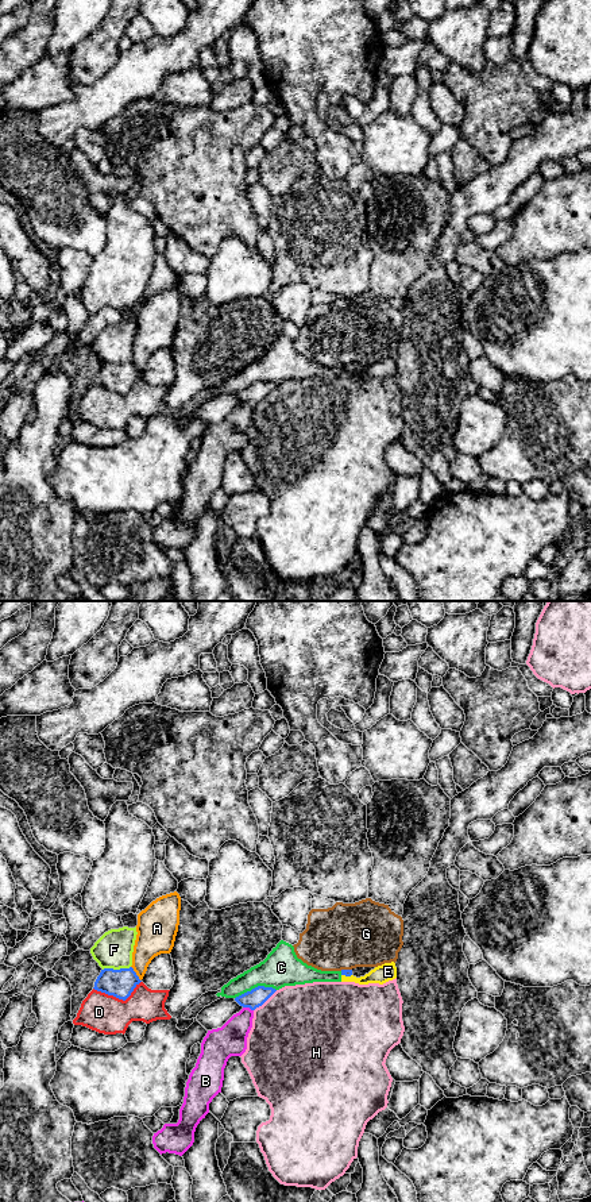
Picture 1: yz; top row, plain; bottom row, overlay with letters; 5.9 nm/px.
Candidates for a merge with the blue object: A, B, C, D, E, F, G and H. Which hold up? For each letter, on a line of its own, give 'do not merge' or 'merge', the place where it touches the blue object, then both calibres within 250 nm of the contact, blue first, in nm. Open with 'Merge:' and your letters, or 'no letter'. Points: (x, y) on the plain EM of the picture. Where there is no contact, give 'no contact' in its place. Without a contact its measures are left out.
Merge: no letter
A: do not merge; meets blue in yz at (135, 369); 170 nm thick on the blue side, 200 nm on the other
B: do not merge; meets blue in yz at (248, 401); 110 nm thick on the blue side, 190 nm on the other
C: do not merge; meets blue in yz at (255, 382); 110 nm thick on the blue side, 220 nm on the other
D: do not merge; meets blue in yz at (118, 392); 170 nm thick on the blue side, 220 nm on the other
E: do not merge; meets blue in yz at (347, 370); 50 nm thick on the blue side, 110 nm on the other
F: do not merge; meets blue in yz at (116, 365); 170 nm thick on the blue side, 220 nm on the other
G: do not merge; meets blue in yz at (346, 365); 50 nm thick on the blue side, 400 nm on the other
H: do not merge; meets blue in yz at (265, 396); 110 nm thick on the blue side, 500 nm on the other

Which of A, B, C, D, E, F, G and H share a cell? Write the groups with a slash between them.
A / B / C D E / F / G / H

